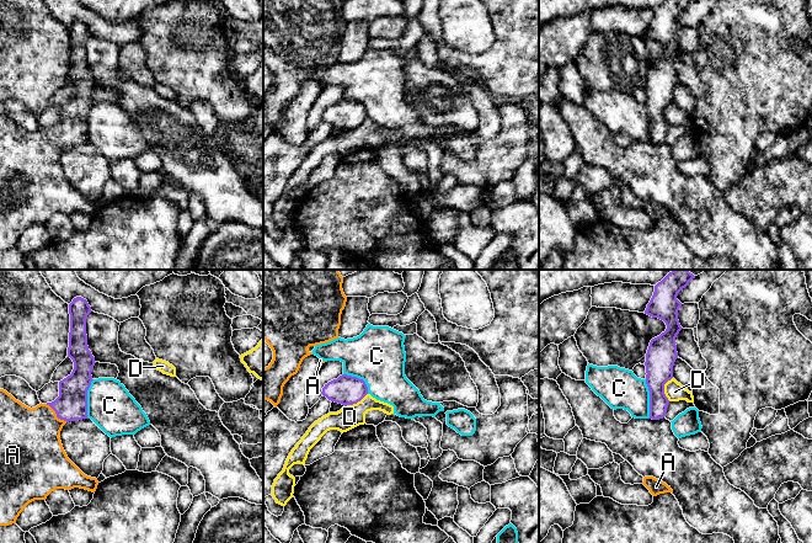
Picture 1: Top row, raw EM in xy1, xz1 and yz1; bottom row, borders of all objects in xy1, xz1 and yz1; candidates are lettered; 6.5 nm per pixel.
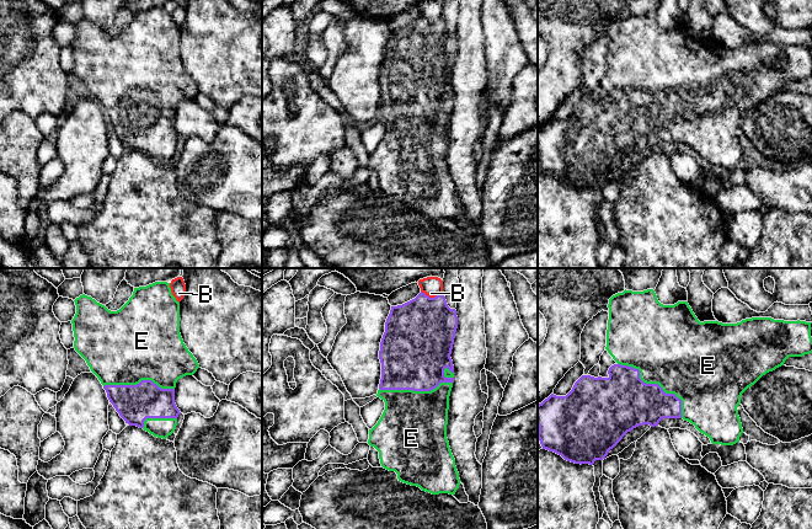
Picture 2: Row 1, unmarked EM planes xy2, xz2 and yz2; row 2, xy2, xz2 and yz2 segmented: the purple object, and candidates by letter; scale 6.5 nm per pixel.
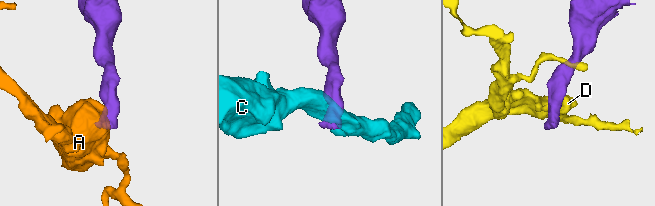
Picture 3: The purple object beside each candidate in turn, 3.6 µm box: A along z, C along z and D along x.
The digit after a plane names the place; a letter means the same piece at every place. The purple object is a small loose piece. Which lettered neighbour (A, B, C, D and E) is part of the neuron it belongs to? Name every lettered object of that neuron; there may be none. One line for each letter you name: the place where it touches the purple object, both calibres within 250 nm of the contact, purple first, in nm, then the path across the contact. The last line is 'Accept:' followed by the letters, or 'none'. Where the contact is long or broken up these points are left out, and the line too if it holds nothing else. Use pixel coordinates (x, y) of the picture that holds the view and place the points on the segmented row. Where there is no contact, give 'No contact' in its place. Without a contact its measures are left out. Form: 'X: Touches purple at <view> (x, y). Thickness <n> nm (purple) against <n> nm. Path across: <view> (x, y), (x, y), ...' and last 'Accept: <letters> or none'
A: Touches purple at xy1 (57, 415). Thickness 200 nm (purple) against 400 nm. Path across: xy1 (71, 404), (57, 415), (30, 442)
E: Touches purple at yz2 (655, 384). Thickness 380 nm (purple) against 480 nm
Accept: A, E

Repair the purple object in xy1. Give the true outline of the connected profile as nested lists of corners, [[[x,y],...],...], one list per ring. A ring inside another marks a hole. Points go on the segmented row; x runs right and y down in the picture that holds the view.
[[[76,297],[69,304],[70,332],[68,357],[74,362],[70,376],[59,382],[59,396],[47,404],[28,408],[0,389],[0,526],[16,523],[23,509],[34,500],[46,500],[55,489],[74,488],[95,493],[96,478],[85,475],[66,456],[60,431],[69,421],[87,417],[87,390],[91,385],[95,357],[87,346],[86,319],[91,313],[87,300]]]

